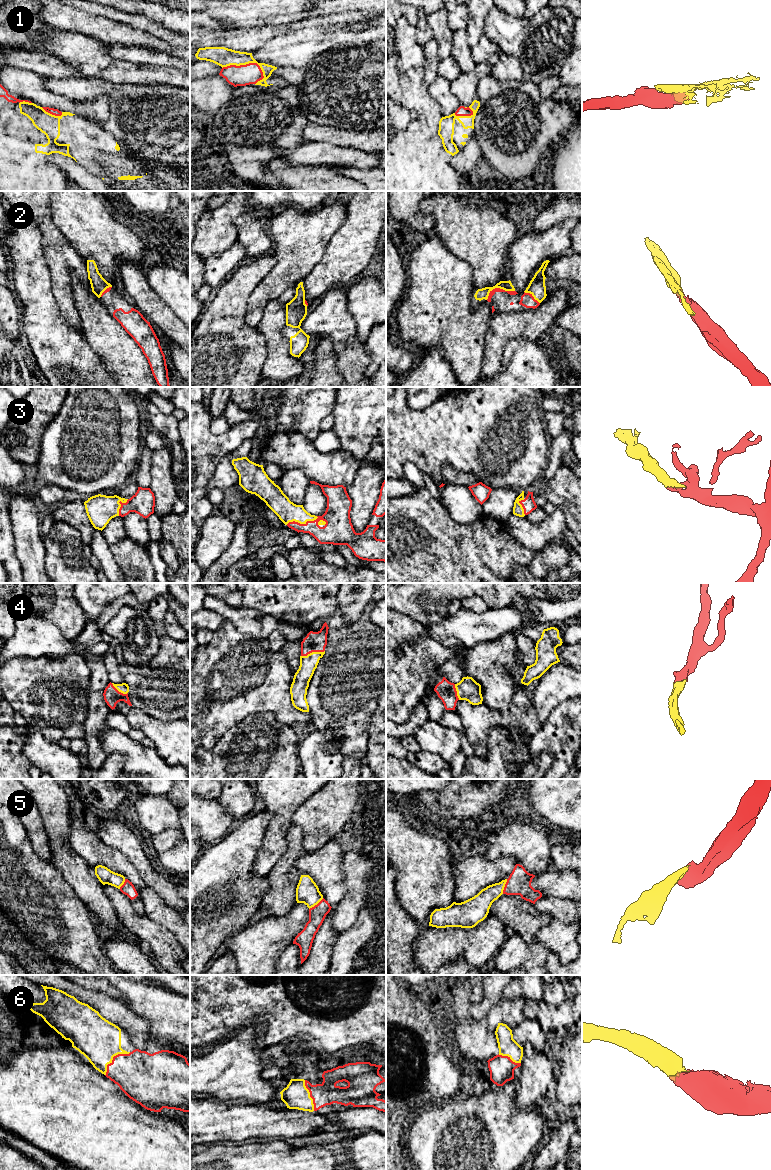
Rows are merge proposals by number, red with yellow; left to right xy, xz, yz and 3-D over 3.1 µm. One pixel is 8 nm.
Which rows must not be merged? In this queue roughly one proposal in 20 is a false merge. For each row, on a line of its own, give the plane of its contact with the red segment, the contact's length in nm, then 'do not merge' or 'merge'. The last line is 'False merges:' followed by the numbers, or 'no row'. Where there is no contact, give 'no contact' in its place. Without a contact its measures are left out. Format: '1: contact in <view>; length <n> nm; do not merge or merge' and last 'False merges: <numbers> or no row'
1: contact in xz; length 360 nm; merge
2: contact in yz; length 240 nm; merge
3: contact in xz; length 280 nm; merge
4: contact in xz; length 200 nm; merge
5: contact in yz; length 130 nm; merge
6: contact in xy; length 280 nm; merge
False merges: no row

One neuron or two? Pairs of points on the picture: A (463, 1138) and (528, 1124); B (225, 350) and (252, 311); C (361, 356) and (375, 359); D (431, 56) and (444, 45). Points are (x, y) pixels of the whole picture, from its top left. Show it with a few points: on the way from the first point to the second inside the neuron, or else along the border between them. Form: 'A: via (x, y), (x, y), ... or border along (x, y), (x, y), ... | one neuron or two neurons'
A: via (479, 1138), (512, 1133) | one neuron
B: border along (249, 298), (245, 323), (255, 328) | two neurons
C: border along (364, 343), (369, 357), (365, 372), (367, 376) | two neurons
D: border along (433, 38), (437, 44), (437, 56), (440, 59) | two neurons

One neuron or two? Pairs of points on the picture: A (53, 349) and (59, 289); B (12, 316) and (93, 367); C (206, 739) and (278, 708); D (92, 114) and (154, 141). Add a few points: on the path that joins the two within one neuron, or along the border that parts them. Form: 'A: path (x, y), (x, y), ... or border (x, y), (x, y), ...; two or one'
A: border (51, 282), (51, 291), (59, 313), (70, 325); two
B: border (20, 312), (21, 328); two
C: path (223, 721), (240, 704), (260, 704); one
D: border (96, 97), (108, 97), (110, 117); two

